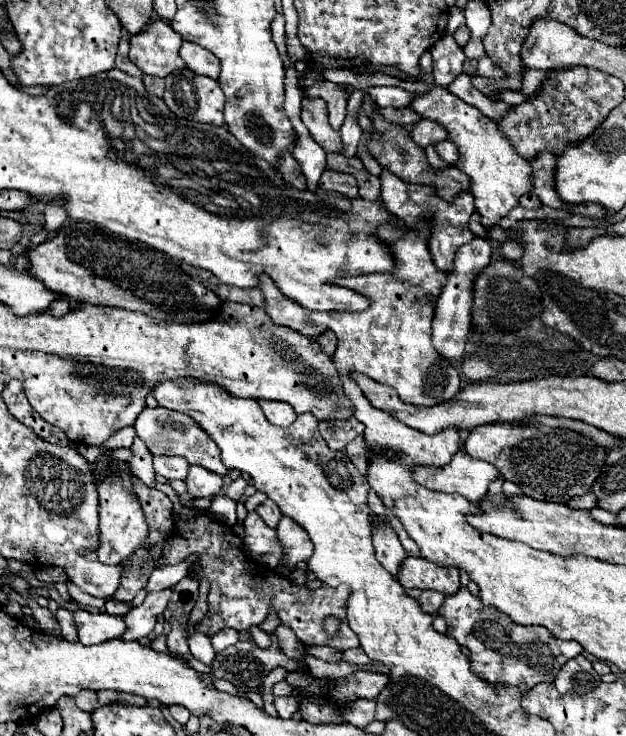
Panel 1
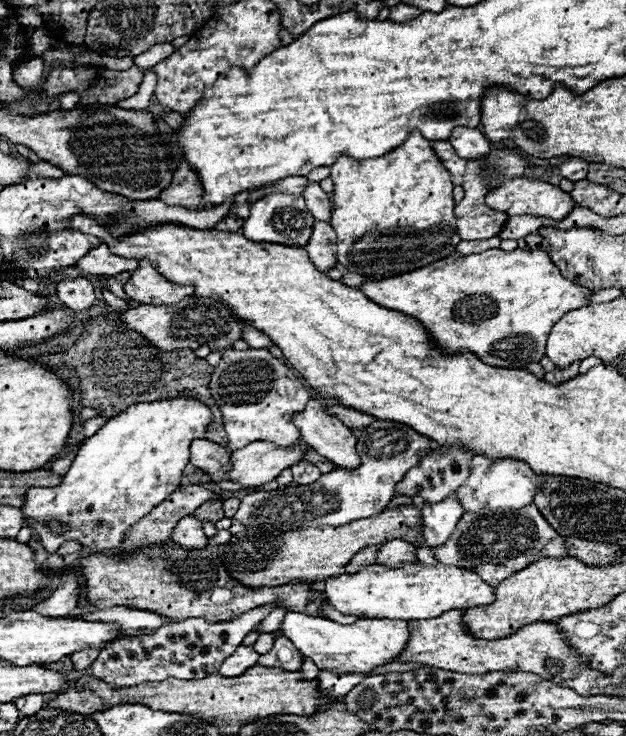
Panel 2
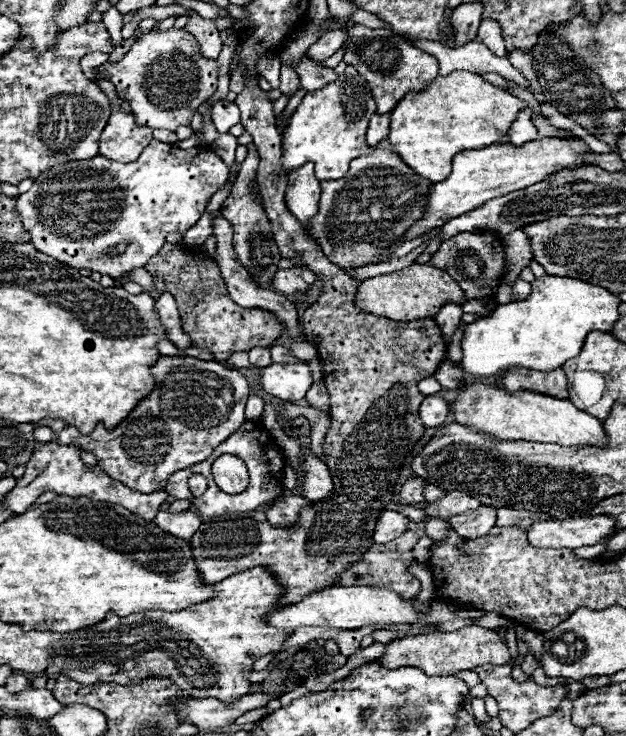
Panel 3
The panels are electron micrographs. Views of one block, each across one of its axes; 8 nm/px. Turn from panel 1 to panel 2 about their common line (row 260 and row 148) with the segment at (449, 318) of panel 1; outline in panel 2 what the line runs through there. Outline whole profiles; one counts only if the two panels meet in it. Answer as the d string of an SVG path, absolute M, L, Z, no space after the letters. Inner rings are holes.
M454 128L448 142L454 146L456 154L462 158L480 158L482 154L486 154L490 150L490 142L478 128L476 130Z

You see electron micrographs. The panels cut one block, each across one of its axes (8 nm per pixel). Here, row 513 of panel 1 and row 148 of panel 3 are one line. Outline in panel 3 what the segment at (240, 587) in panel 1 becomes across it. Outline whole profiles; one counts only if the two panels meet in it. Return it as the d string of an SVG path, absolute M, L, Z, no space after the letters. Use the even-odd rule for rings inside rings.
M160 140L150 142L138 160L134 162L114 162L104 156L90 160L78 160L70 164L58 164L52 170L40 174L34 186L18 196L18 212L22 224L32 234L32 244L52 256L54 260L72 264L74 268L88 268L112 278L120 278L132 268L142 268L148 264L156 252L160 252L170 232L190 230L198 218L204 214L208 200L228 178L228 166L210 148L190 148L180 150L172 144ZM118 244L126 244L122 256L110 254Z

